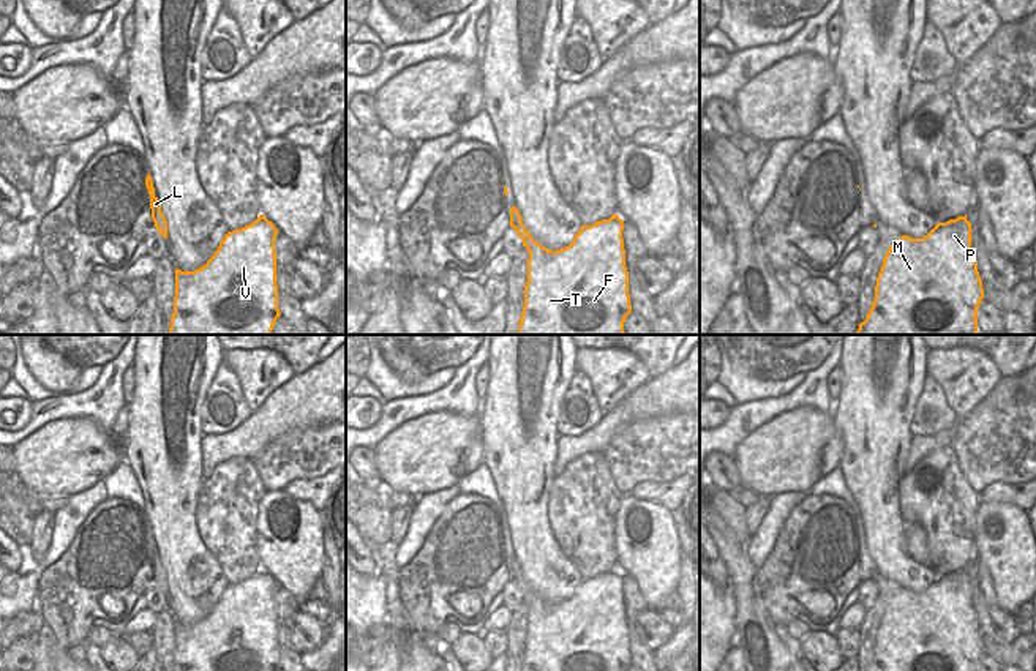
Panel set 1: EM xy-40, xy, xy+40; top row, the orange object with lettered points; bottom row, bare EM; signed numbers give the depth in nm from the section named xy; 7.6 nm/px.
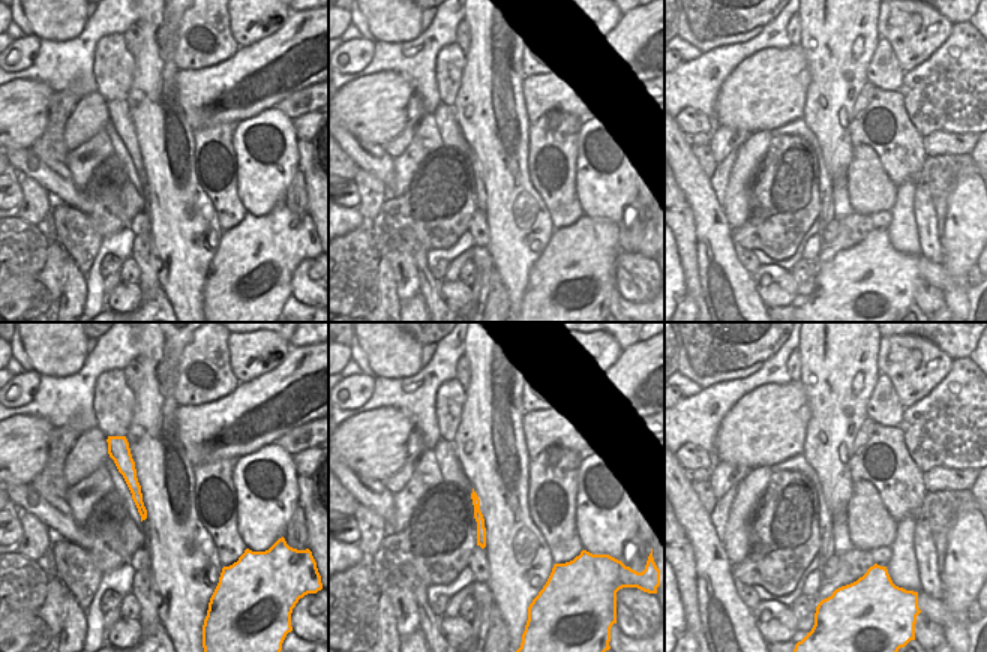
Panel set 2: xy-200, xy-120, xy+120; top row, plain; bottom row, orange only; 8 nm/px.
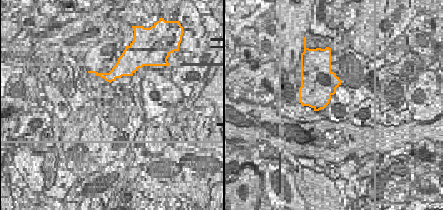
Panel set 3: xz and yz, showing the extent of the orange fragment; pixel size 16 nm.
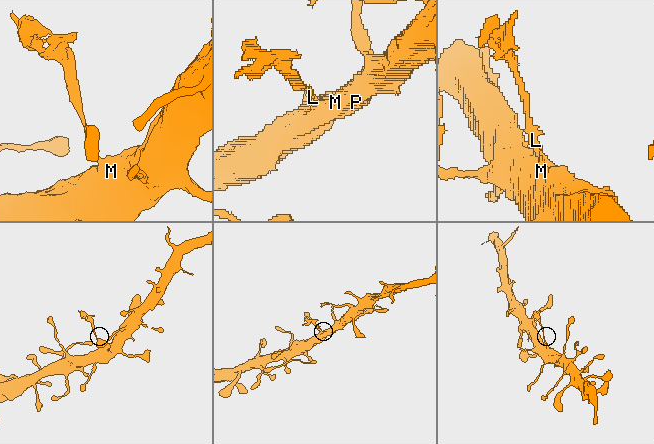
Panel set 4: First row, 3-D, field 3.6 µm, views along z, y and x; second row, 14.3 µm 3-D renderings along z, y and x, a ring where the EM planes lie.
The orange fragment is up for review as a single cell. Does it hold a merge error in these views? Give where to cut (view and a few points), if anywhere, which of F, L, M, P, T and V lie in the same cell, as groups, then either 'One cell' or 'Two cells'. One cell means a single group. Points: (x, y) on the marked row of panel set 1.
Split along xy (537, 243), (526, 247). Groups: F M P T V / L. Two cells.

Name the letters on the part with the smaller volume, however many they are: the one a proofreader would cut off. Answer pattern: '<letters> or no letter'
L

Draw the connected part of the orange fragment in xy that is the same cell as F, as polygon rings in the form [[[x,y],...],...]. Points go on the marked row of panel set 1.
[[[611,215],[610,219],[581,226],[573,242],[557,251],[540,243],[527,245],[527,283],[516,335],[625,335],[624,322],[632,313],[632,305],[622,231],[624,221],[617,215]]]

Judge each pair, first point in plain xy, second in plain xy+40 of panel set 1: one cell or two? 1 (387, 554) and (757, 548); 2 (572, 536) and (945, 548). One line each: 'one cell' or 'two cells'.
1: two cells
2: one cell

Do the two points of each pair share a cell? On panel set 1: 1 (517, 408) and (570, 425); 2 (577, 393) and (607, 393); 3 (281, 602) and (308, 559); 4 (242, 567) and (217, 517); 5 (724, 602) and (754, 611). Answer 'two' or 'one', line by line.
1: two
2: two
3: two
4: one
5: two

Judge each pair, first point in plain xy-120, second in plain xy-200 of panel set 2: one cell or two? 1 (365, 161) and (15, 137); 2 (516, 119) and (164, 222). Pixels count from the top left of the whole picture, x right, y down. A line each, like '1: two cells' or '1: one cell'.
1: two cells
2: one cell

